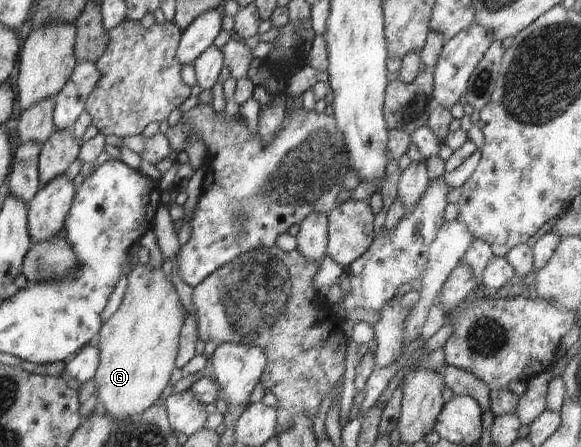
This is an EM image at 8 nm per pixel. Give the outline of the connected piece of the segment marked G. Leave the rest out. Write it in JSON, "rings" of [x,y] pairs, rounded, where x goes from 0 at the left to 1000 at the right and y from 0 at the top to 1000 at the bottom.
{"rings":[[[236,591],[220,611],[220,633],[210,678],[198,700],[174,729],[167,776],[172,781],[172,819],[165,843],[170,915],[200,940],[241,926],[275,893],[301,826],[306,792],[310,736],[317,700],[291,617],[281,600],[260,591]]]}

